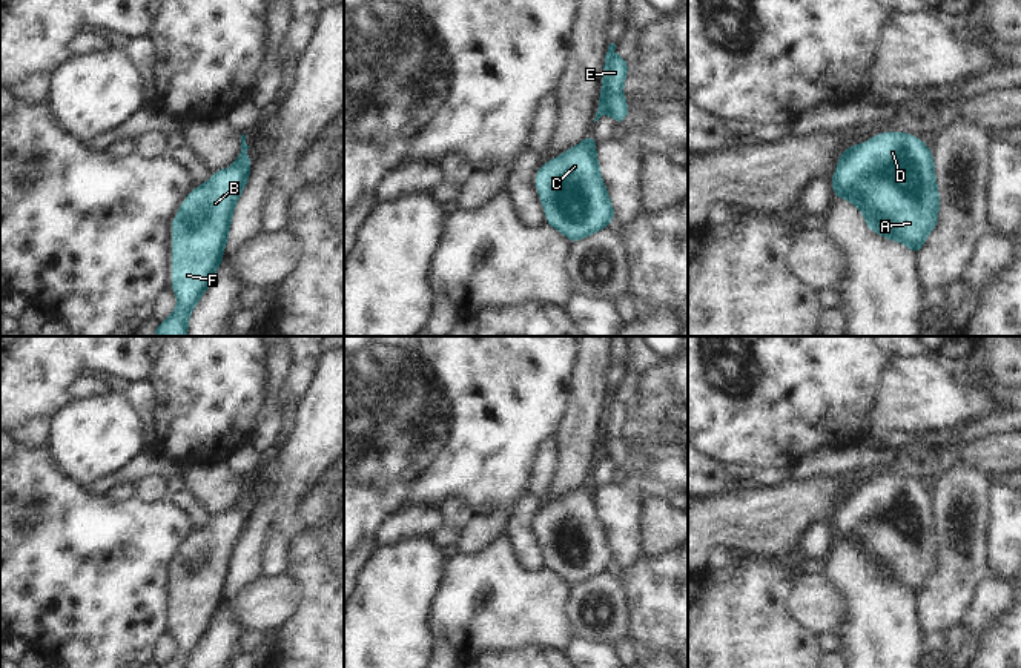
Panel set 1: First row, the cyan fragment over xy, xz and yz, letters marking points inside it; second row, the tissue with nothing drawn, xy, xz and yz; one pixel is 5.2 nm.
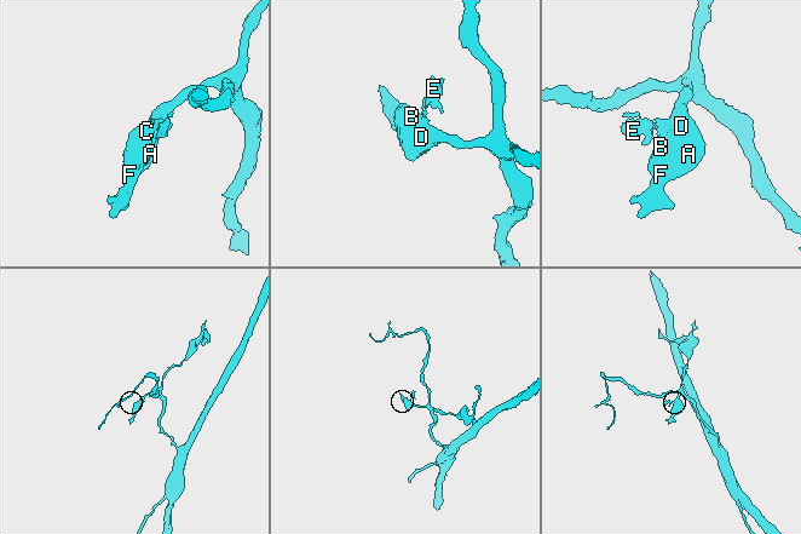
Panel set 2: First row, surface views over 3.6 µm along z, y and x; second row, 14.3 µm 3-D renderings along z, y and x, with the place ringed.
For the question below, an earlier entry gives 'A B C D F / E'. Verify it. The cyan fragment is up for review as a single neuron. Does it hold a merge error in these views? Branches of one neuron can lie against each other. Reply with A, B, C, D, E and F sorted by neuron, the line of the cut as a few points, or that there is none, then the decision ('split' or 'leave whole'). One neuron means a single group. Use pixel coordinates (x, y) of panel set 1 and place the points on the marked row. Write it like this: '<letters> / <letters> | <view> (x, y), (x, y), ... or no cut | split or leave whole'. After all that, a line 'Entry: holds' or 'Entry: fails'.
A B C D F / E | xz (581, 143), (594, 152) | split
Entry: holds

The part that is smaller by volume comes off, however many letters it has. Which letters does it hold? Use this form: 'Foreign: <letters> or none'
Foreign: E

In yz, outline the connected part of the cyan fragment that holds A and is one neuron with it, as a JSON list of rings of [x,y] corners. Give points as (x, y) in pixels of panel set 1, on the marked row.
[[[881,132],[848,154],[832,177],[834,197],[855,204],[869,230],[920,253],[938,223],[932,150],[906,132]]]

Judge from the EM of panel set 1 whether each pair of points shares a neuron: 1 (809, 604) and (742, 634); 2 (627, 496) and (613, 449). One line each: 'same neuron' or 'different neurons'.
1: different neurons
2: different neurons

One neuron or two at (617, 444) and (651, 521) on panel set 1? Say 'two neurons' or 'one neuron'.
two neurons

